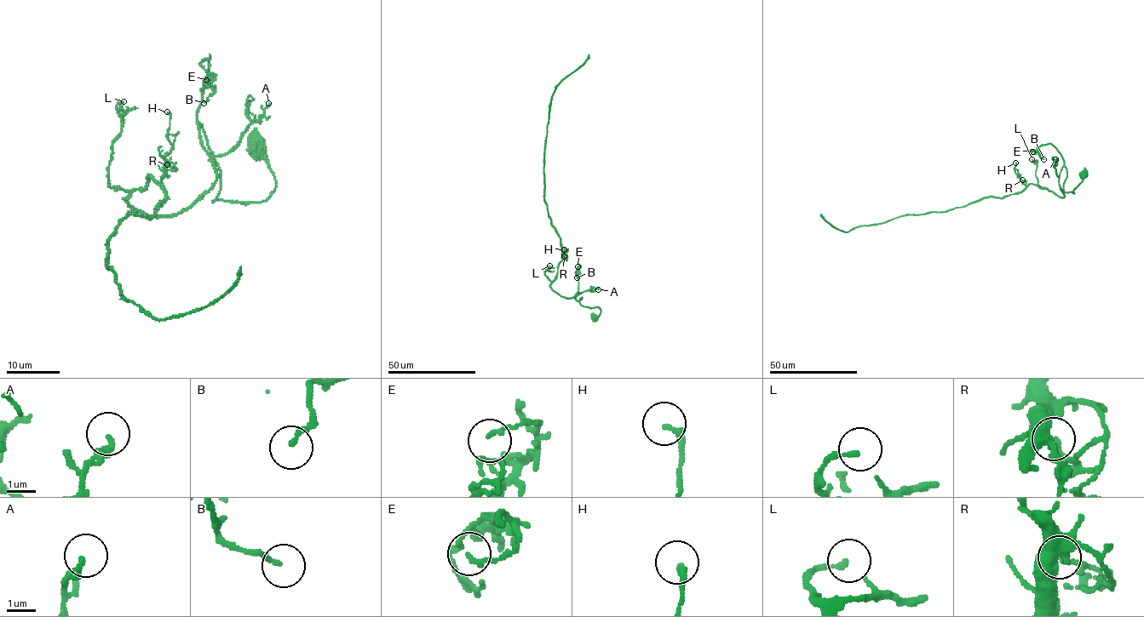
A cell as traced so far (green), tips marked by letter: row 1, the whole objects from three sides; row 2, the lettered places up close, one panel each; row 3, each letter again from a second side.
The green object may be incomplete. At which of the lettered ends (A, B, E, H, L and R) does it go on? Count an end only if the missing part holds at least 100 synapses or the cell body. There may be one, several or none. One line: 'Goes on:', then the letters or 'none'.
Goes on: none

